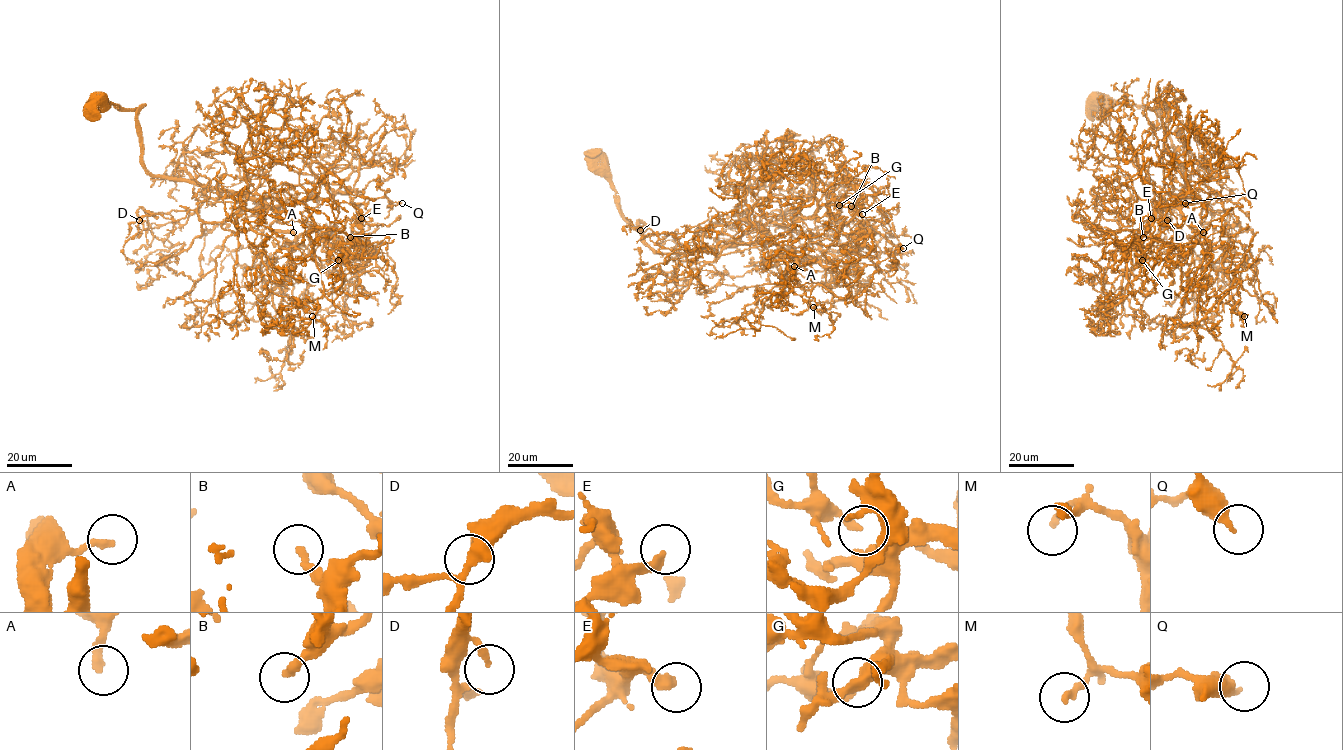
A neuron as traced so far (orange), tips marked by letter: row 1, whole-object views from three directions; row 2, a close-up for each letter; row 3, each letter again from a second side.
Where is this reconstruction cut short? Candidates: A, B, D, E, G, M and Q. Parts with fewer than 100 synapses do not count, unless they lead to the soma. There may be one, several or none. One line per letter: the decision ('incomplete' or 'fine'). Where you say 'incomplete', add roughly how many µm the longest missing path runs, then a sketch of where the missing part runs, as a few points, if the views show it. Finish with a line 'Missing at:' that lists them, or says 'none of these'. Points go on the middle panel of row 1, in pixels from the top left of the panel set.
A: incomplete; missing 45 µm; course (794, 266), (789, 284), (798, 296), (798, 302), (793, 314), (784, 322), (766, 324)
B: fine
D: fine
E: fine
G: fine
M: fine
Q: fine
Missing at: A

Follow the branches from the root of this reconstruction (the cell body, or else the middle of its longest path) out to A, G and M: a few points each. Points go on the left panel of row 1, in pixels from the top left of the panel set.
A: (96, 104), (143, 105), (137, 132), (142, 164), (153, 175), (256, 198), (275, 213), (272, 230), (293, 232)
G: (96, 104), (143, 105), (137, 132), (153, 175), (233, 190), (264, 206), (264, 197), (303, 203), (338, 260)
M: (96, 104), (143, 105), (137, 132), (153, 175), (264, 202), (270, 228), (295, 237), (288, 279), (312, 316)

